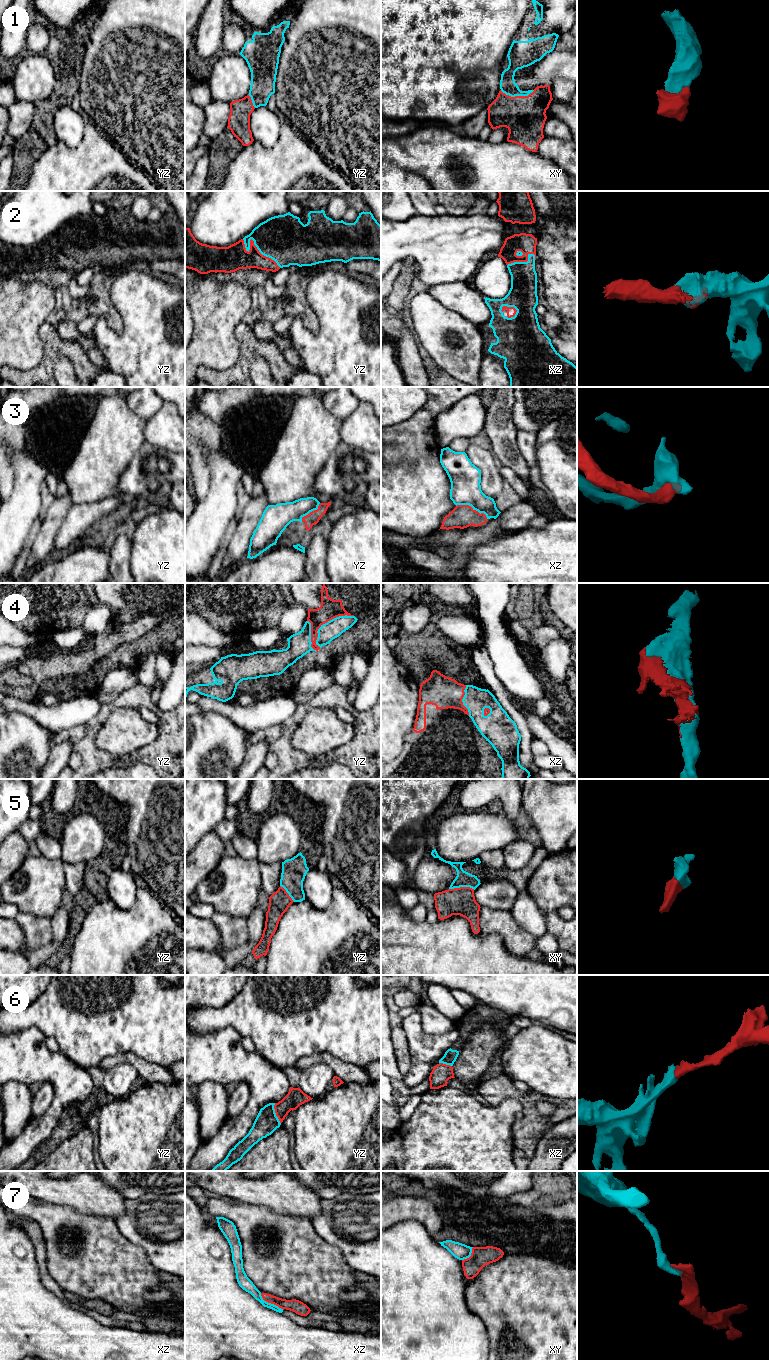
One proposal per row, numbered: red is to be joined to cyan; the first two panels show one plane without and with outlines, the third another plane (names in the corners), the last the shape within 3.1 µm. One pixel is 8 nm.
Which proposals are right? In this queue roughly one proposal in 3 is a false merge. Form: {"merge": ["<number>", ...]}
{"merge": ["1", "2", "4", "5", "6"]}

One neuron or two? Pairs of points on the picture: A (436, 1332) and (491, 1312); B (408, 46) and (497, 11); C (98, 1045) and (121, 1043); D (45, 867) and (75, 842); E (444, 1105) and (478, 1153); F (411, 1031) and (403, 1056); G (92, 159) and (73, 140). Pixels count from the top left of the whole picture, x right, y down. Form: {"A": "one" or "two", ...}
{"A": "two", "B": "one", "C": "one", "D": "two", "E": "one", "F": "two", "G": "two"}

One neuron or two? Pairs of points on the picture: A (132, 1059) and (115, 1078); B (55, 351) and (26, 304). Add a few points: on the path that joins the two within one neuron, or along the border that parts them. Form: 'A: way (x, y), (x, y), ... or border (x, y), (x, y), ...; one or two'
A: border (105, 1070), (122, 1063), (129, 1063), (139, 1075); two
B: border (45, 320), (38, 329), (42, 349); two

